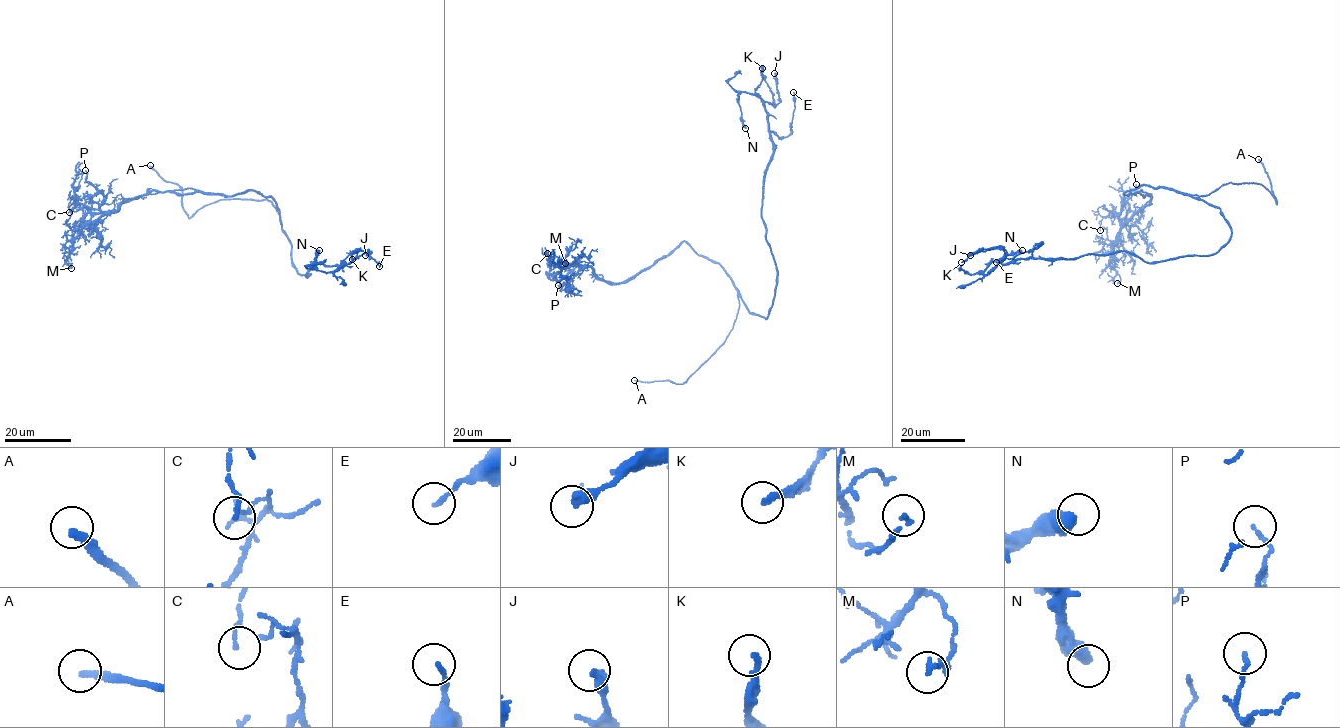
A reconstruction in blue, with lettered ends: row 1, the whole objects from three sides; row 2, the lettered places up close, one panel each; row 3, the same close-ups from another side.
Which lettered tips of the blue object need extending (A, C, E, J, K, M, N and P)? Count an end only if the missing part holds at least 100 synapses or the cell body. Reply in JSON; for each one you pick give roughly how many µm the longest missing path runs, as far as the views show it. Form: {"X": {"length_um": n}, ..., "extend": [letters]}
{"A": {"length_um": 10}, "extend": ["A"]}

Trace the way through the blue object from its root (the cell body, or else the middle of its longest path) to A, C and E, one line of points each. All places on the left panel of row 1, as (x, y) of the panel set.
A: (286, 235), (280, 215), (265, 199), (219, 199), (189, 217), (182, 205), (182, 189), (166, 182), (150, 165)
C: (286, 235), (276, 202), (253, 190), (223, 196), (142, 194), (104, 212), (85, 196), (70, 199), (69, 212)
E: (286, 235), (301, 274), (311, 275), (306, 276), (311, 262), (340, 265), (359, 250), (370, 252), (379, 266)

